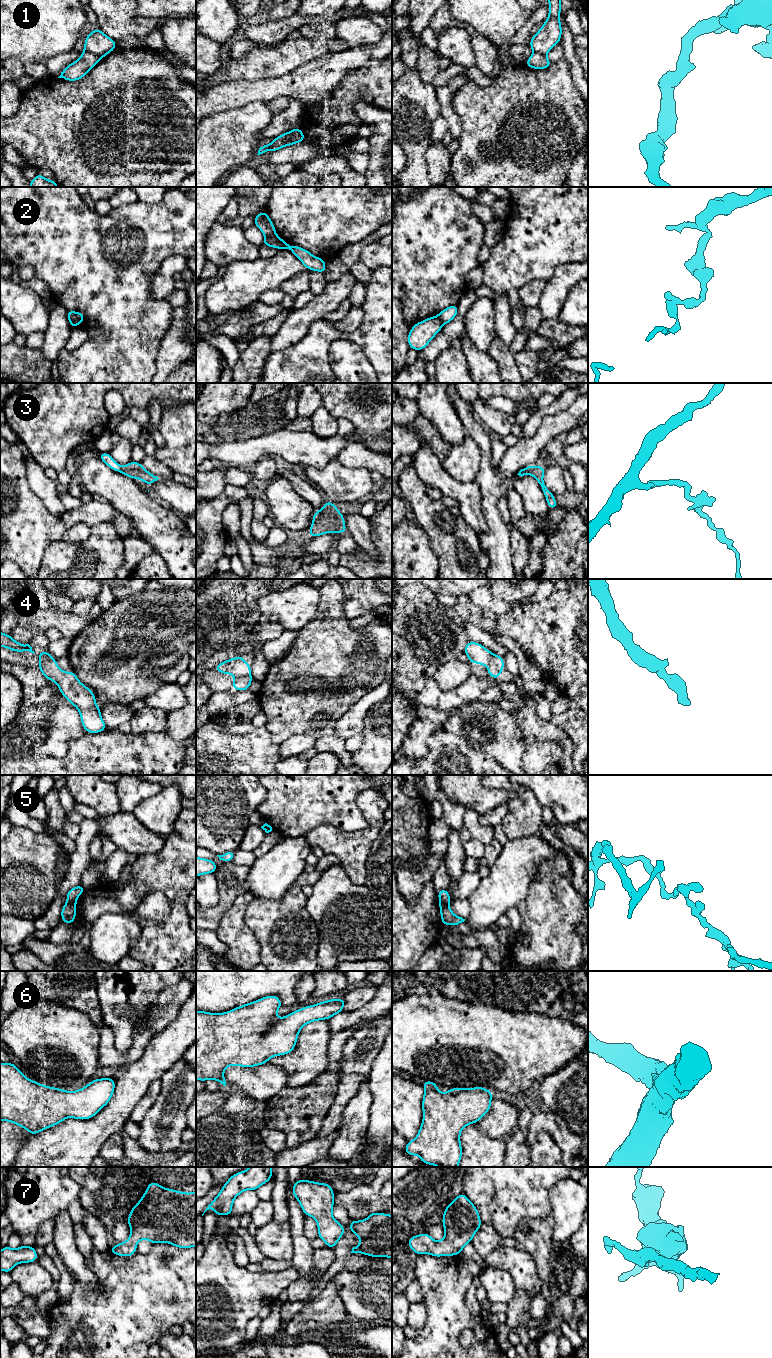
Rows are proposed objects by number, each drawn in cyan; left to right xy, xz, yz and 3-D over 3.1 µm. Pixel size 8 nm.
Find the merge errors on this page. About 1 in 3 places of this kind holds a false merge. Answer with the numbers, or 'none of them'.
1, 2, 3, 4, 5

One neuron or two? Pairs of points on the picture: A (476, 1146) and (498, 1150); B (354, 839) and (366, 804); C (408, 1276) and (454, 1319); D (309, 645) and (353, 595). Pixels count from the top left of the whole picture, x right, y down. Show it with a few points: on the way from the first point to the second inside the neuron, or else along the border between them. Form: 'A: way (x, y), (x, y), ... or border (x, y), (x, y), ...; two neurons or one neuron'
A: way (481, 1150), (493, 1150); one neuron
B: way (365, 836), (372, 829), (372, 815); one neuron
C: border (416, 1255), (414, 1278); two neurons
D: border (341, 589), (343, 612), (348, 620); two neurons

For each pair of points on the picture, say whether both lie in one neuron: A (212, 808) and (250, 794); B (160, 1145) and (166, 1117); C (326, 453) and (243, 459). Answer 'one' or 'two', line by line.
A: one
B: one
C: one

